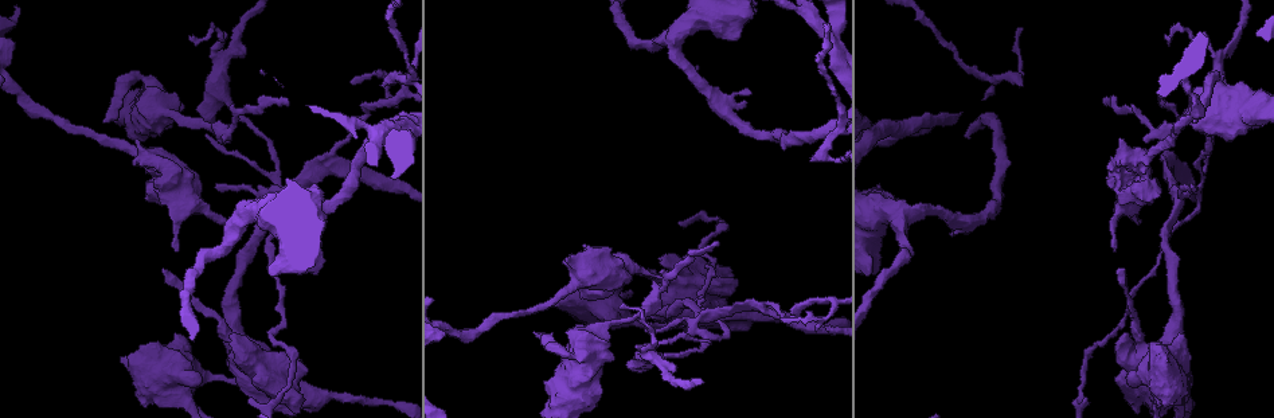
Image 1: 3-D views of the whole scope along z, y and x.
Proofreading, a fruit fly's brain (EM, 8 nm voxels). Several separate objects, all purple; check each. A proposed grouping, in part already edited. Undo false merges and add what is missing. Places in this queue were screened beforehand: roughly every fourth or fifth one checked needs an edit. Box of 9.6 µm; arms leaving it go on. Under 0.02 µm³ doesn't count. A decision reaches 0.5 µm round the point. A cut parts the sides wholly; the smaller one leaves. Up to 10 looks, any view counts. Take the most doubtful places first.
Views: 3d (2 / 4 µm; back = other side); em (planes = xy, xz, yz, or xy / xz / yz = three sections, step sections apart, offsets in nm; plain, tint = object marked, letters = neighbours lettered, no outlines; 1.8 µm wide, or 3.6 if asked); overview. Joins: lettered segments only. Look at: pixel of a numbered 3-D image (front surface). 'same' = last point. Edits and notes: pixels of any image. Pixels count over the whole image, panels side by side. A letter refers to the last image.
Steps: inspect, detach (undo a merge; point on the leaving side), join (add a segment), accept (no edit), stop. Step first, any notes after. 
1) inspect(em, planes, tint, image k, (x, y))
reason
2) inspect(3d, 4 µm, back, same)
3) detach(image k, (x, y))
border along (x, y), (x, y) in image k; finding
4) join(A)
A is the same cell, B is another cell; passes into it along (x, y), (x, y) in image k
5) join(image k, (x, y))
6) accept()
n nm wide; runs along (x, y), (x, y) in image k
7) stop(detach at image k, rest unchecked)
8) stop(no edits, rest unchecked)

inspect(3d, 2 µm, image 1, (686, 304))
two arms in line, one across

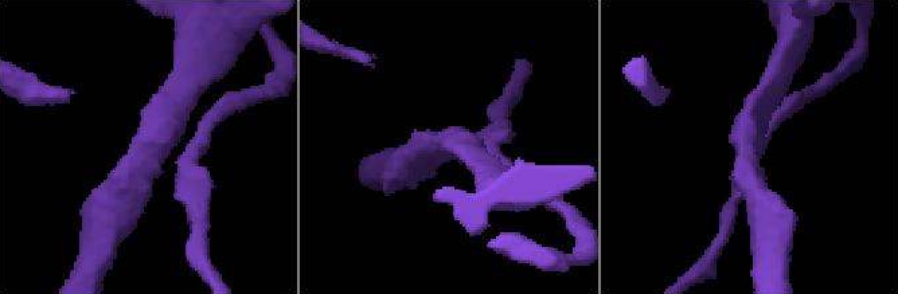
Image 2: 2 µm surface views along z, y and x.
inspect(em, yz, step 4, tint, image 2, (159, 144))
3 arms

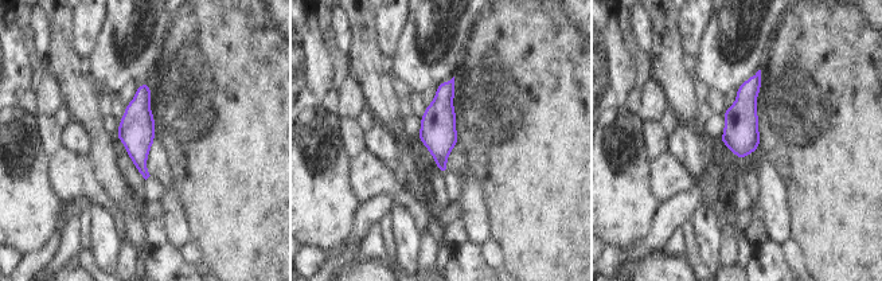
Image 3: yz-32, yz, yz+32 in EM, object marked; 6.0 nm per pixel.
inspect(em, yz, step 4, letters, same)
see the neighbours

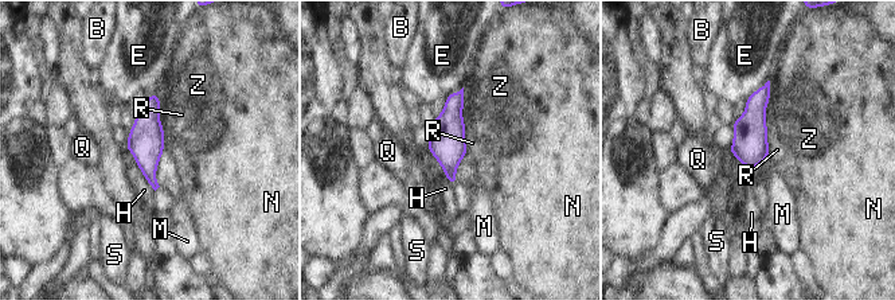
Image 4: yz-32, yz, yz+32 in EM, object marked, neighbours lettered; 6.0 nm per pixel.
accept()
200 nm wide; Z touches over 380 nm; B, E, H, M, N, Q, R, S and Z are other cells; one neuron here

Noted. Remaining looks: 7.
inspect(em, 3.6 µm, planes, plain, image 1, (1167, 357))
free end

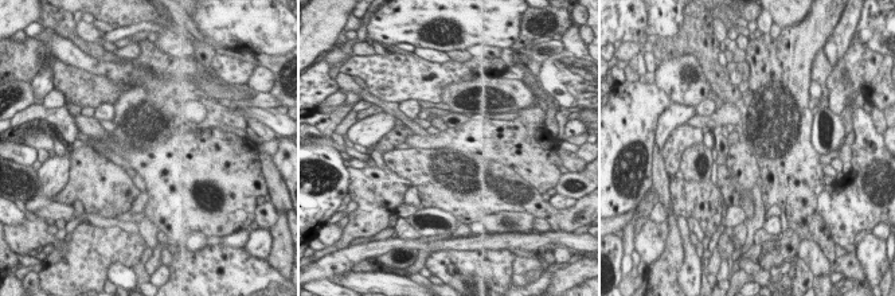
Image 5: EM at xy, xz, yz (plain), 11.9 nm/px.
inspect(em, 3.6 µm, planes, tint, same)
with the object marked

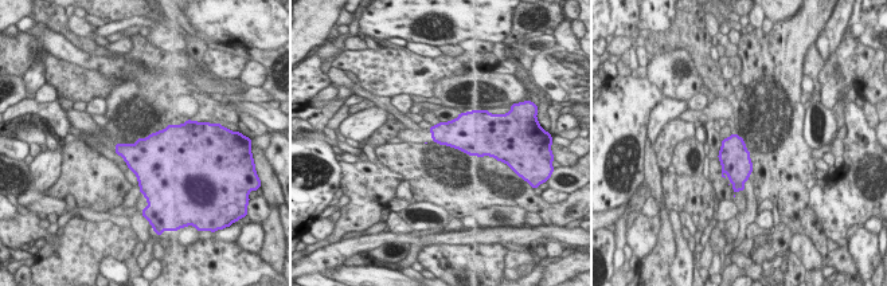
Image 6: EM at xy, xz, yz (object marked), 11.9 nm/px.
inspect(em, 3.6 µm, planes, letters, same)

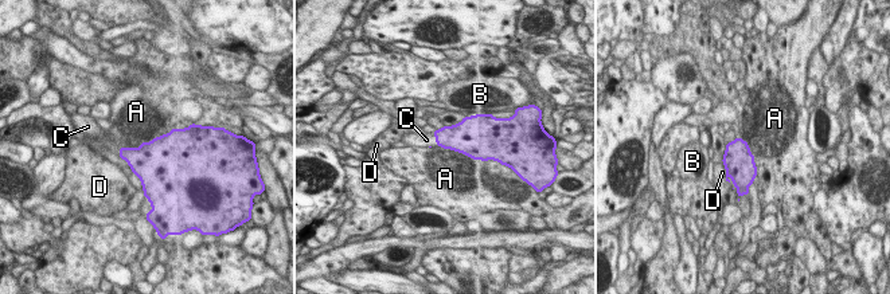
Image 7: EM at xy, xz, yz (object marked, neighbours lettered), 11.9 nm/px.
join(C)
C is the same cell, A, B and D are other cells; the neuron continues

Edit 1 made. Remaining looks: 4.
inspect(em, planes, letters, image 1, (289, 103))
long arm stops here

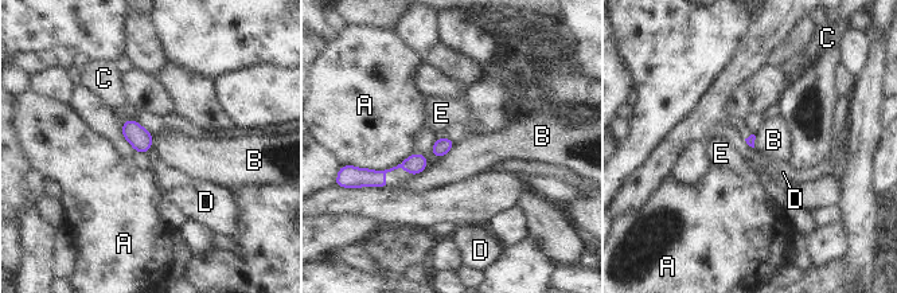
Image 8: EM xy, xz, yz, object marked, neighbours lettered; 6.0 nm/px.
accept()
A touches over 340 nm; A, B, C, D and E are other cells; none of them fits

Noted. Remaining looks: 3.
inspect(3d, 2 µm, image 1, (1140, 157))
arms part here

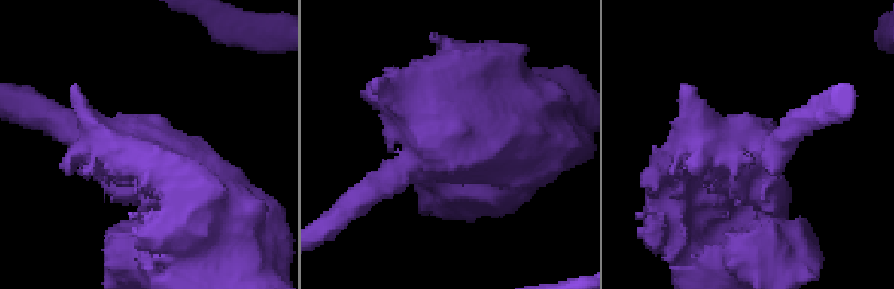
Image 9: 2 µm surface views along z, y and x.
inspect(em, planes, plain, image 9, (439, 143))
now the EM

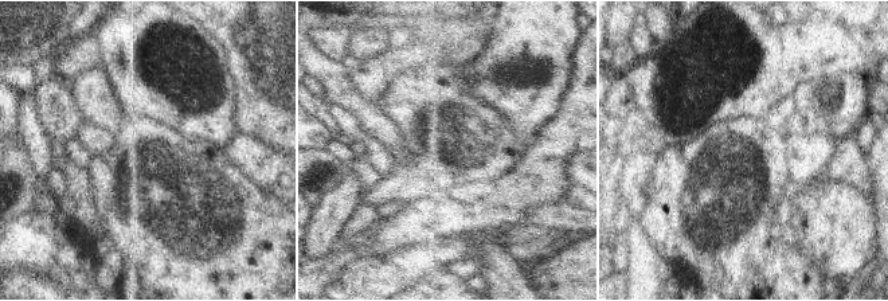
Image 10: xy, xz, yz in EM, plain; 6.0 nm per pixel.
inspect(em, planes, letters, same)

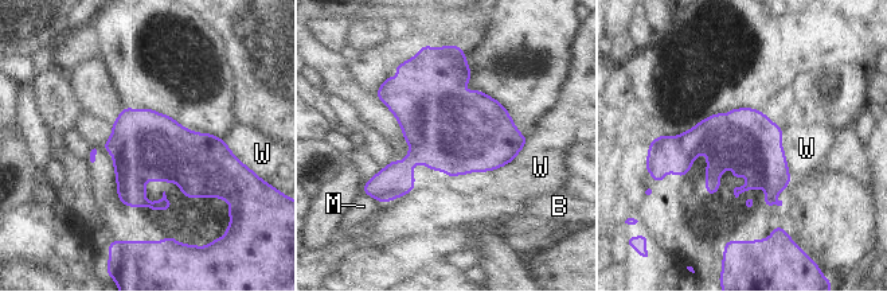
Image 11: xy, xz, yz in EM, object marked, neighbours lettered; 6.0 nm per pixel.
accept()
400 nm wide; B, M and W are other cells; border along (527, 139), (503, 166), (454, 176) in image 11; one neuron here

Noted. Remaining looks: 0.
stop(join at image 7, rest unchecked)

